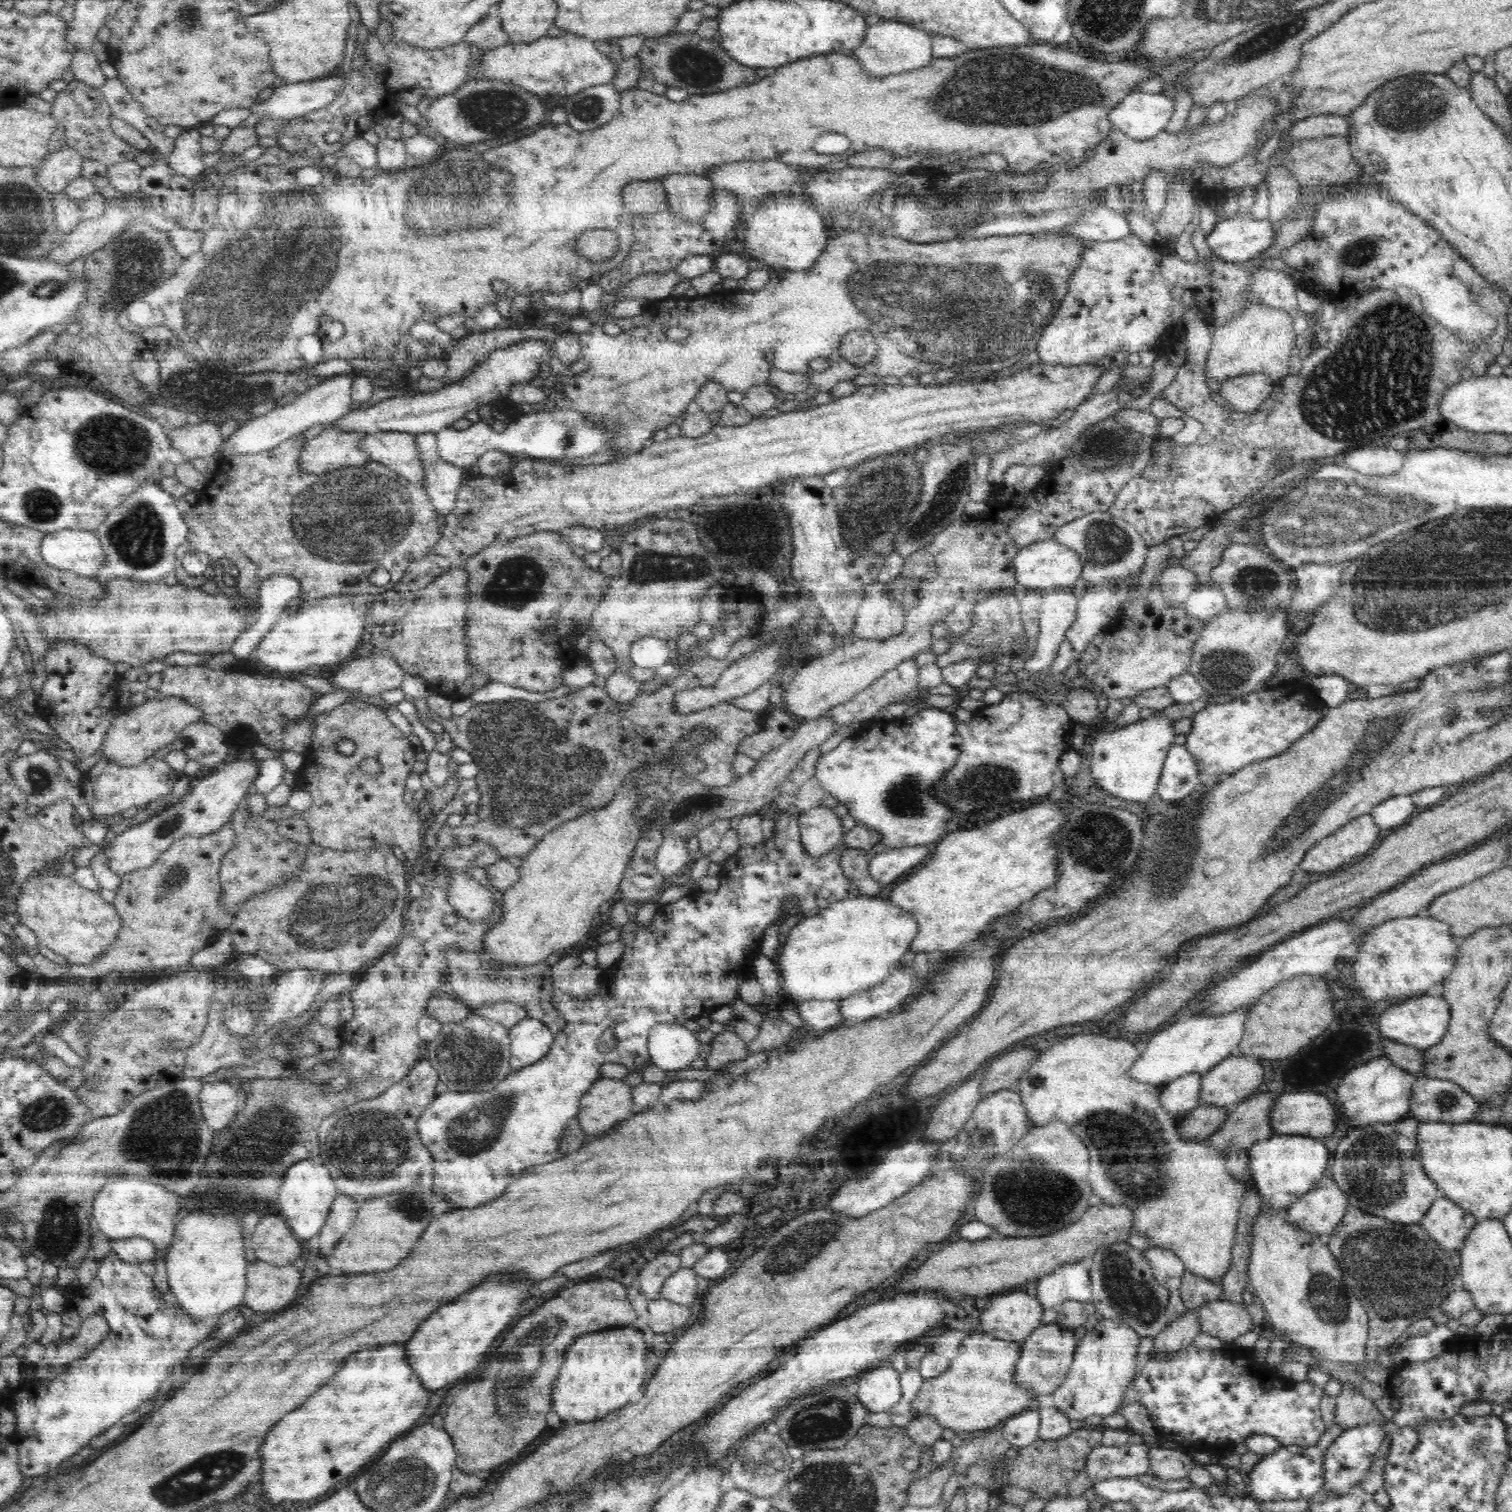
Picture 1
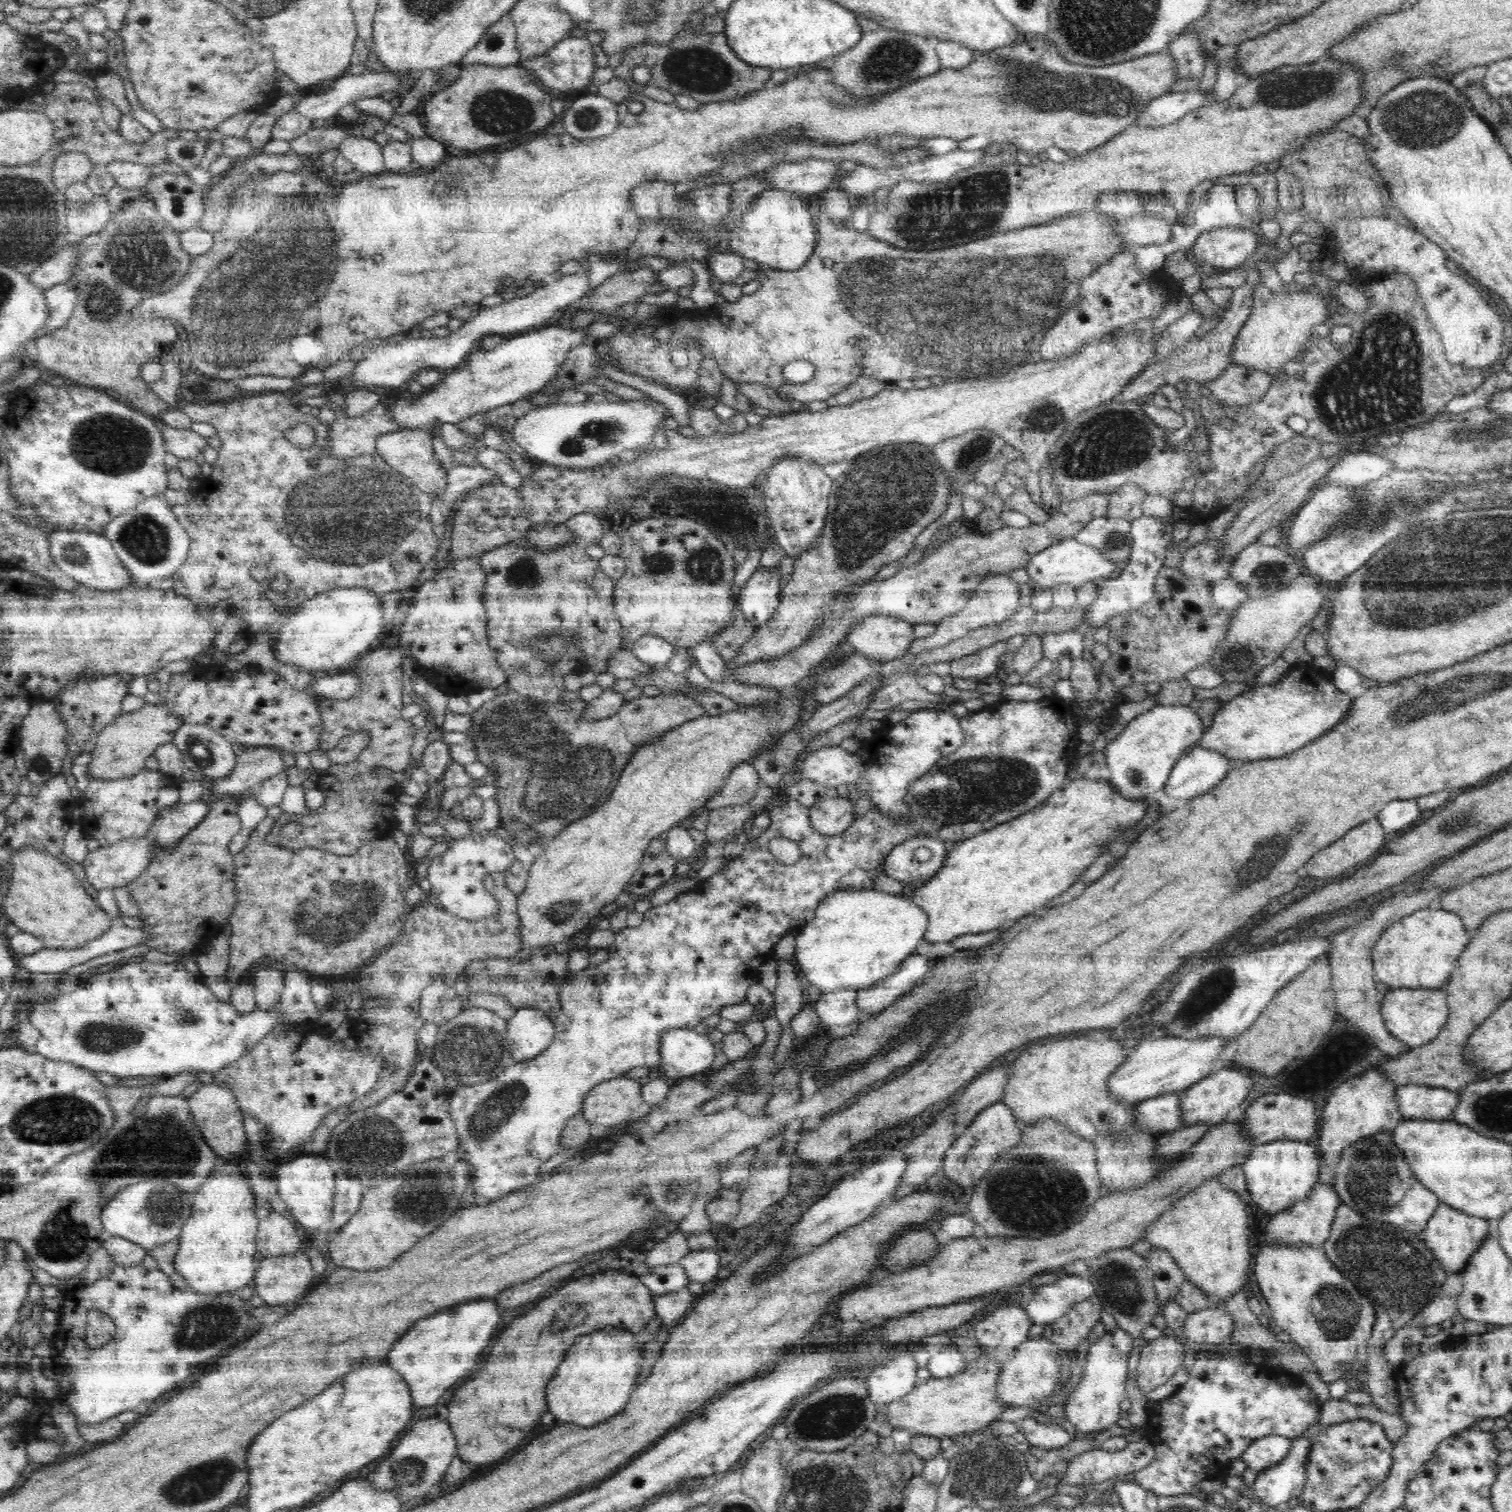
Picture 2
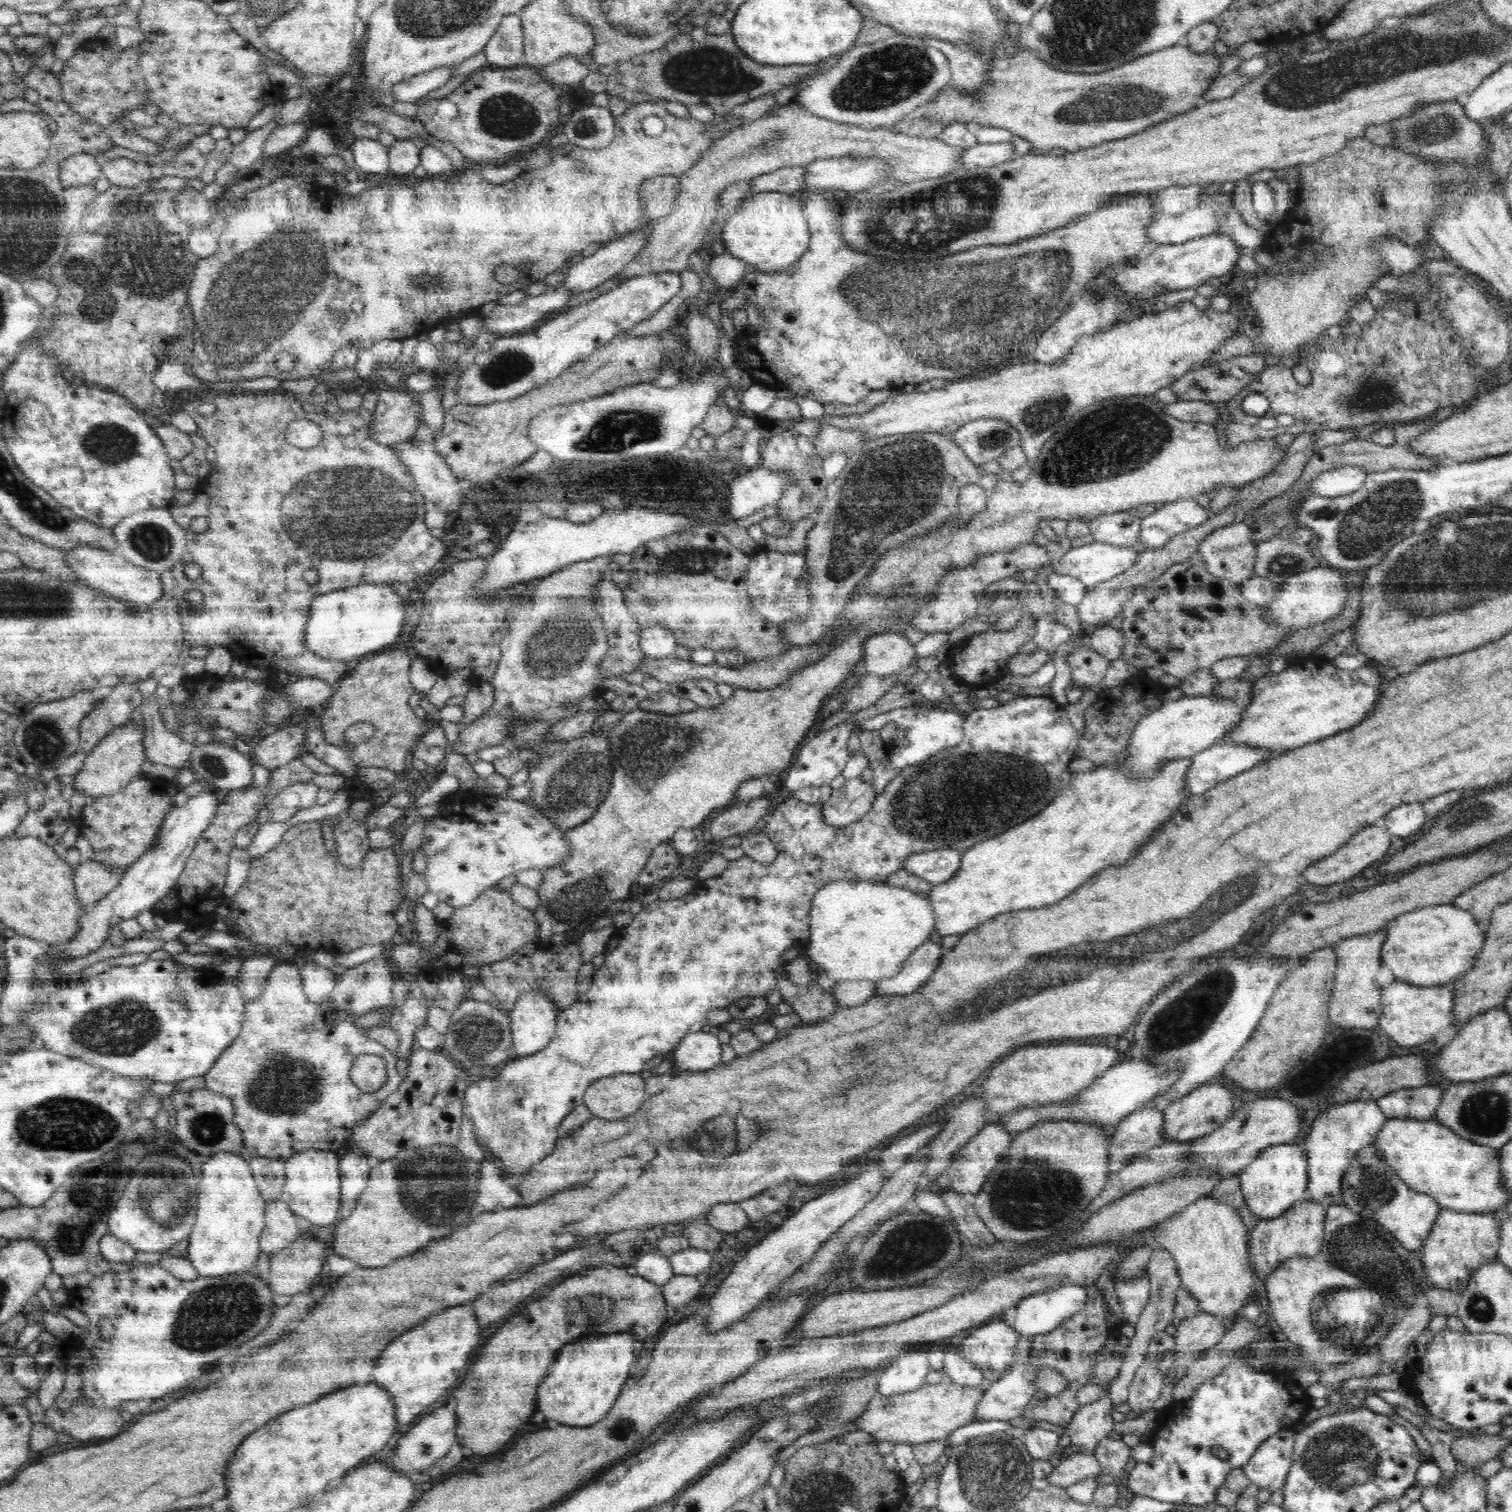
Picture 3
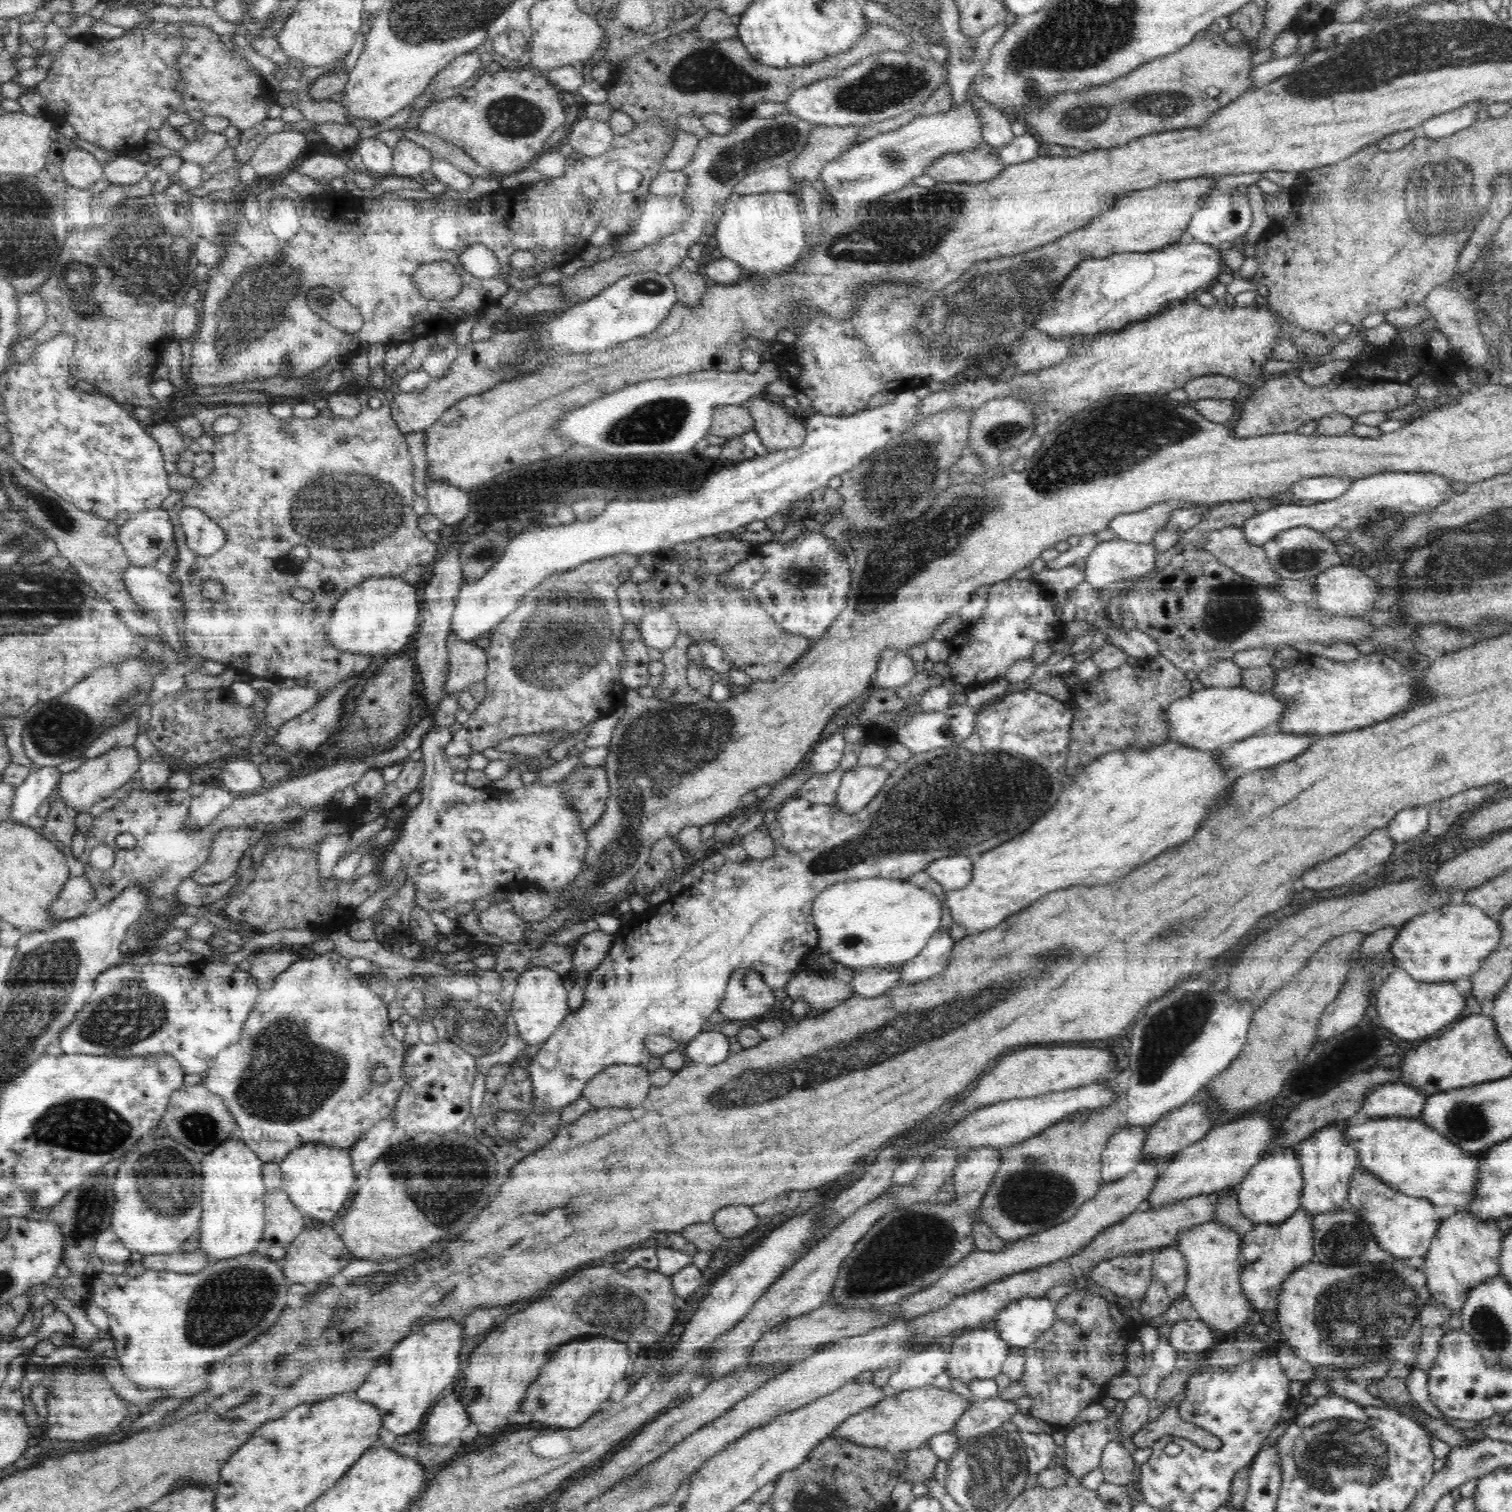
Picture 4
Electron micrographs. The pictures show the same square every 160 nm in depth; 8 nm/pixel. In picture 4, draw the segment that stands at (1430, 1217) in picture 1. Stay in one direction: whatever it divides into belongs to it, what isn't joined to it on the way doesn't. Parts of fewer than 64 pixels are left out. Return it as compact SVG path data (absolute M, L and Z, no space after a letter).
M1470 1211L1441 1219L1420 1270L1426 1275L1431 1296L1448 1309L1460 1310L1477 1284L1501 1274L1499 1258L1504 1234L1496 1222L1484 1221Z

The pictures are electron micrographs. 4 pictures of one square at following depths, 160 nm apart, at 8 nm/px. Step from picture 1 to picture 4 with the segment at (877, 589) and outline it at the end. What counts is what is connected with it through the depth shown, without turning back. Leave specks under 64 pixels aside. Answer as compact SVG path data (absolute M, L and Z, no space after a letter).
M884 649L881 652L878 666L875 670L874 684L878 688L903 687L914 678L916 662L907 651L900 649Z

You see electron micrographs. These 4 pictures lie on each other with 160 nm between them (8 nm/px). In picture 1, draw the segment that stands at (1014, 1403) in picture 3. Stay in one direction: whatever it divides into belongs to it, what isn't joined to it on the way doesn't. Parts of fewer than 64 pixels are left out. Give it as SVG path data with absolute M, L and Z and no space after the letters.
M1058 1323L1041 1324L1022 1342L1020 1358L1018 1358L1018 1364L1014 1370L1016 1383L1020 1387L1028 1389L1032 1395L1052 1394L1068 1374L1076 1344L1078 1344L1078 1339L1076 1339L1074 1331L1058 1327Z

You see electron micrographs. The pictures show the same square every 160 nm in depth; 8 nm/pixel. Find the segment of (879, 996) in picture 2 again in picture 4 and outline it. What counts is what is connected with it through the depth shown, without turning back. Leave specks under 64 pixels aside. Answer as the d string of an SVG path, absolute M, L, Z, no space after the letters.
M939 929L929 938L919 956L900 966L900 984L916 985L946 968L954 943L956 942L952 941L950 931Z

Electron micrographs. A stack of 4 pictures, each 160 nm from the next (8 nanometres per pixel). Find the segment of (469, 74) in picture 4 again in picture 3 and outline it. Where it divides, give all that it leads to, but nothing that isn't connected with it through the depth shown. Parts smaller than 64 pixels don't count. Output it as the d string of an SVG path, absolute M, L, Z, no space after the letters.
M441 67L424 72L410 80L404 80L400 84L394 84L394 100L414 103L416 100L426 97L429 92L447 84L453 76L454 67Z

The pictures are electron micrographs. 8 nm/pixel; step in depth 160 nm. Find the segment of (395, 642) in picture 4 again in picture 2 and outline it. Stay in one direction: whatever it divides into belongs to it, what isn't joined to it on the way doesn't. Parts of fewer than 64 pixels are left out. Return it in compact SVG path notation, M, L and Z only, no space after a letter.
M336 588L334 590L318 594L300 605L298 612L282 626L272 653L277 661L284 664L293 664L302 671L316 672L320 670L336 670L346 666L356 659L359 654L368 650L378 635L385 631L383 612L381 610L380 595L366 588Z

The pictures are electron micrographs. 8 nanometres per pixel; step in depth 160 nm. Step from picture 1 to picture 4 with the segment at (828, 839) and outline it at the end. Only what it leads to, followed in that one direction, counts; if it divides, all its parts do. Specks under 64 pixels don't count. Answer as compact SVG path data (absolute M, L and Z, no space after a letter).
M879 766L855 767L845 772L841 776L835 805L844 814L860 812L864 806L868 806L876 798L890 774Z

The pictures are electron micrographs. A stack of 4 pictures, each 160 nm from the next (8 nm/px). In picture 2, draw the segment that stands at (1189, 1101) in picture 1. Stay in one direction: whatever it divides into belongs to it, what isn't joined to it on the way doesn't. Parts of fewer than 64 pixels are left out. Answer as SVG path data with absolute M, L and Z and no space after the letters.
M1186 1089L1149 1098L1138 1103L1135 1120L1140 1131L1161 1136L1183 1127L1180 1094Z

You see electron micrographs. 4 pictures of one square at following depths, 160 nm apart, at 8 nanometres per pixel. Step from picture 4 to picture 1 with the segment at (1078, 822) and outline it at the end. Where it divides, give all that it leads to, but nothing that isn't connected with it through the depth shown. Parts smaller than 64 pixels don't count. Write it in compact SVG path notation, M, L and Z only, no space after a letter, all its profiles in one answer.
M1075 796L1061 800L1049 799L1036 805L1016 807L1006 816L998 817L980 828L952 832L937 842L936 852L916 873L897 884L890 892L889 901L910 912L919 924L915 939L909 950L914 952L934 952L934 950L956 950L958 946L978 938L988 925L1012 910L1016 910L1026 898L1034 898L1036 893L1055 884L1059 875L1059 860L1056 847L1052 844L1056 832L1067 823L1063 810Z

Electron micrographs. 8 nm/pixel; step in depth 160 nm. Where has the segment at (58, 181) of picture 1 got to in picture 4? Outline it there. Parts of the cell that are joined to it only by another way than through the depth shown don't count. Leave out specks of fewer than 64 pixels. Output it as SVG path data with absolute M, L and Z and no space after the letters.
M71 147L68 155L62 159L61 173L69 186L88 189L98 180L105 178L103 165L94 155Z

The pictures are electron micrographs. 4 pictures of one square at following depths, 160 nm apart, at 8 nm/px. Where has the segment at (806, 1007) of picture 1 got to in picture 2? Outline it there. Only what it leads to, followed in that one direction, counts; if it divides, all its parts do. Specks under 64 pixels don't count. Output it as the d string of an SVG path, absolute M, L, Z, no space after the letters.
M839 989L832 993L822 993L813 1009L820 1017L824 1029L829 1025L844 1026L856 1020L856 989Z

